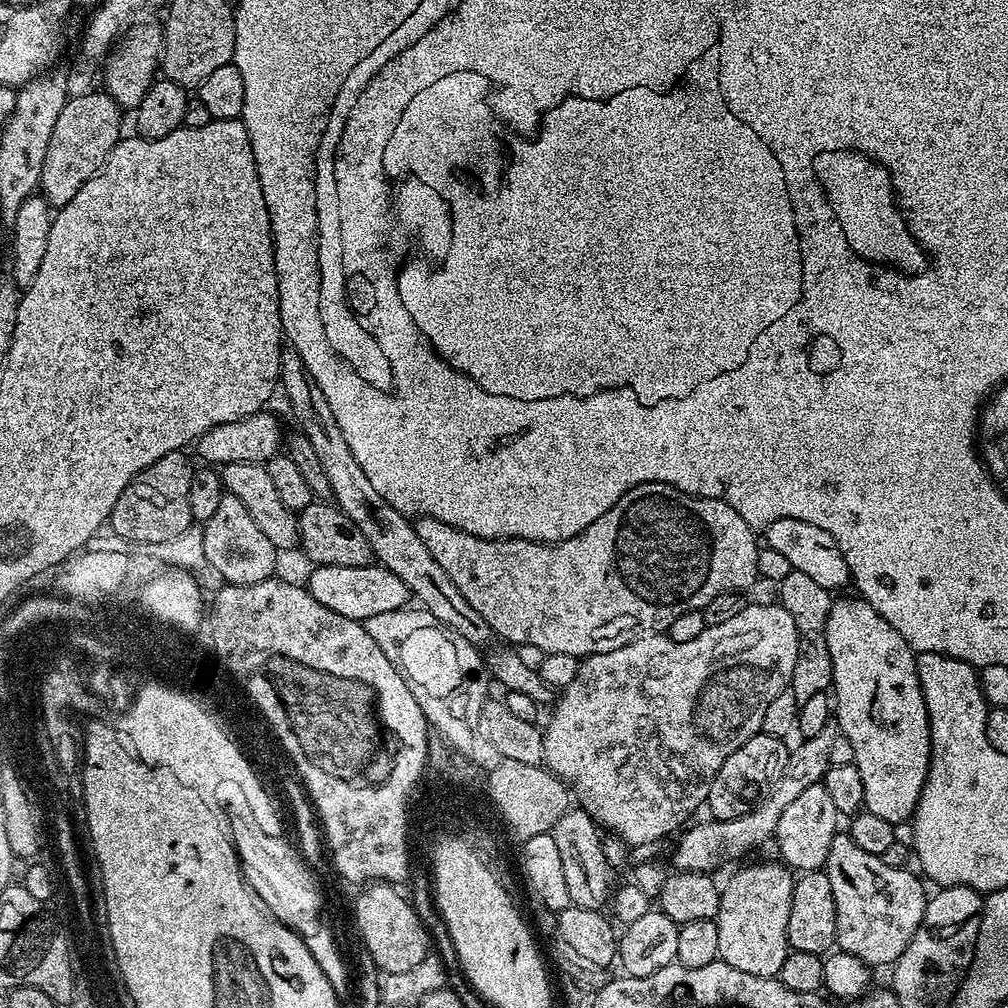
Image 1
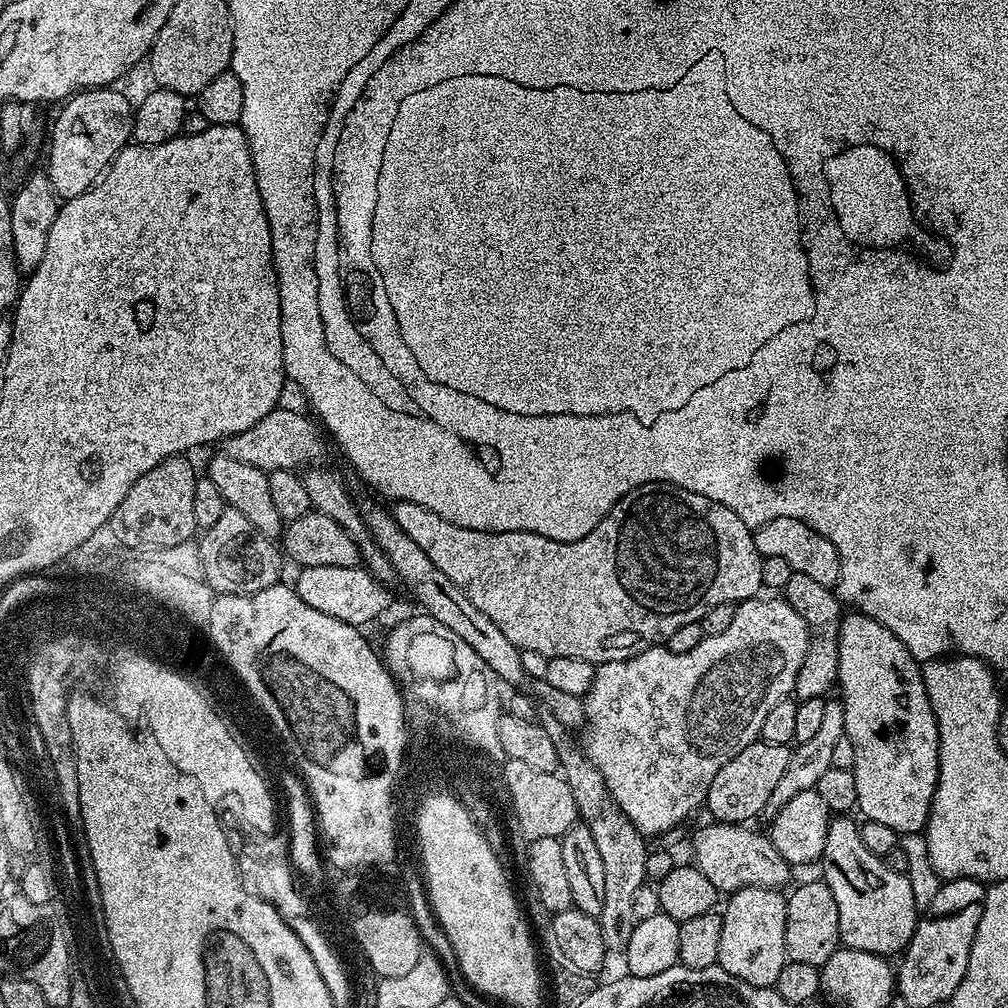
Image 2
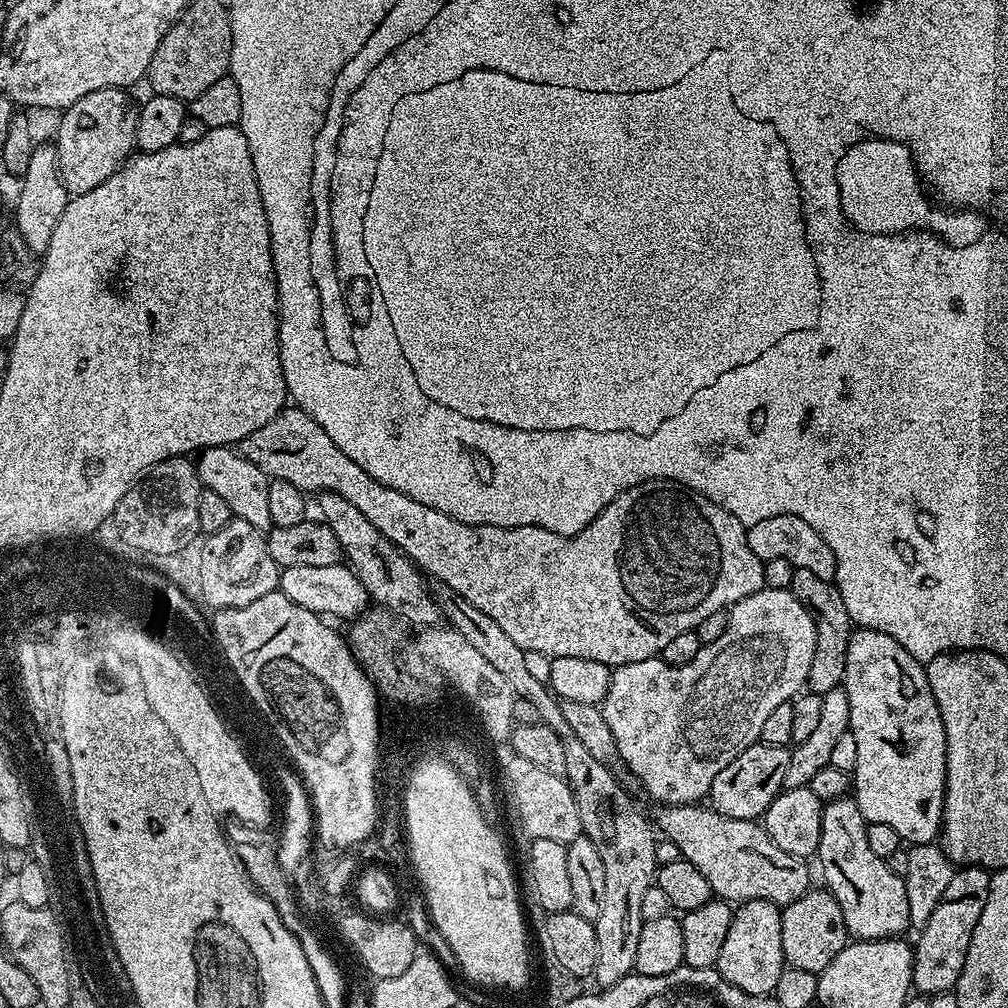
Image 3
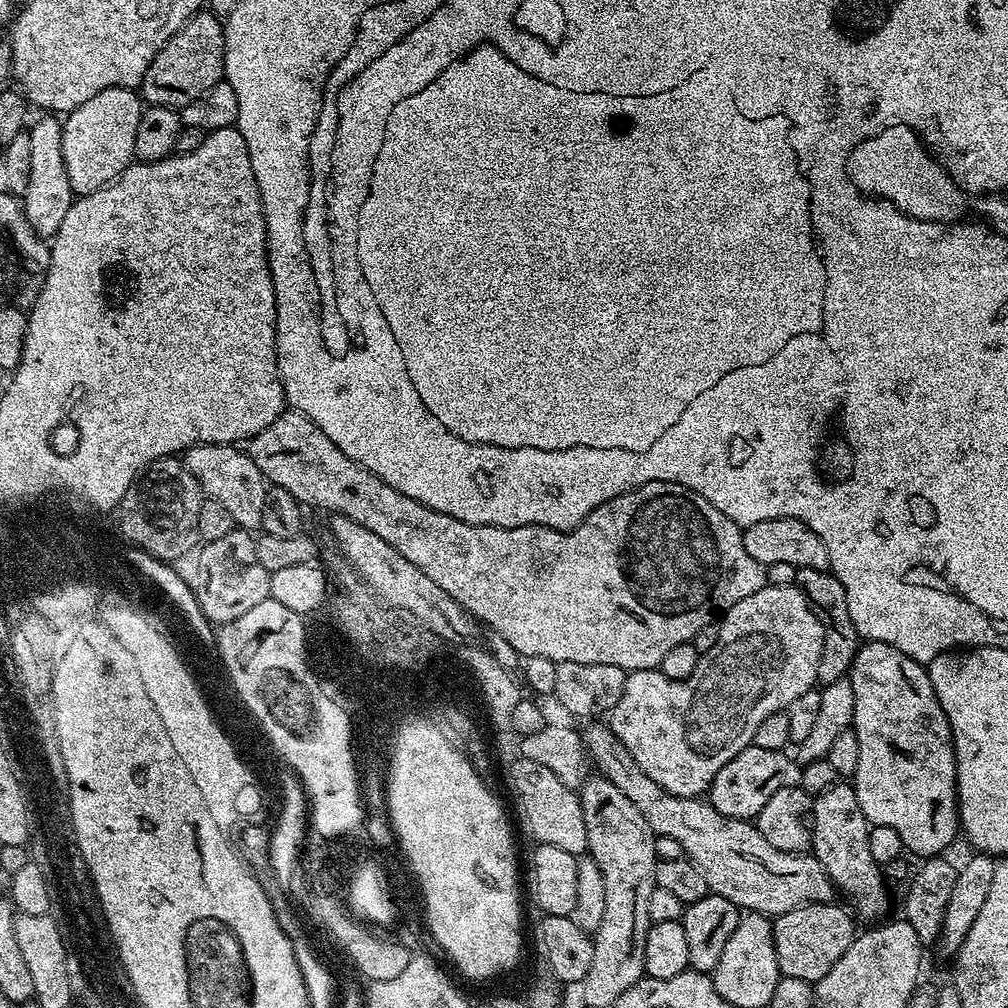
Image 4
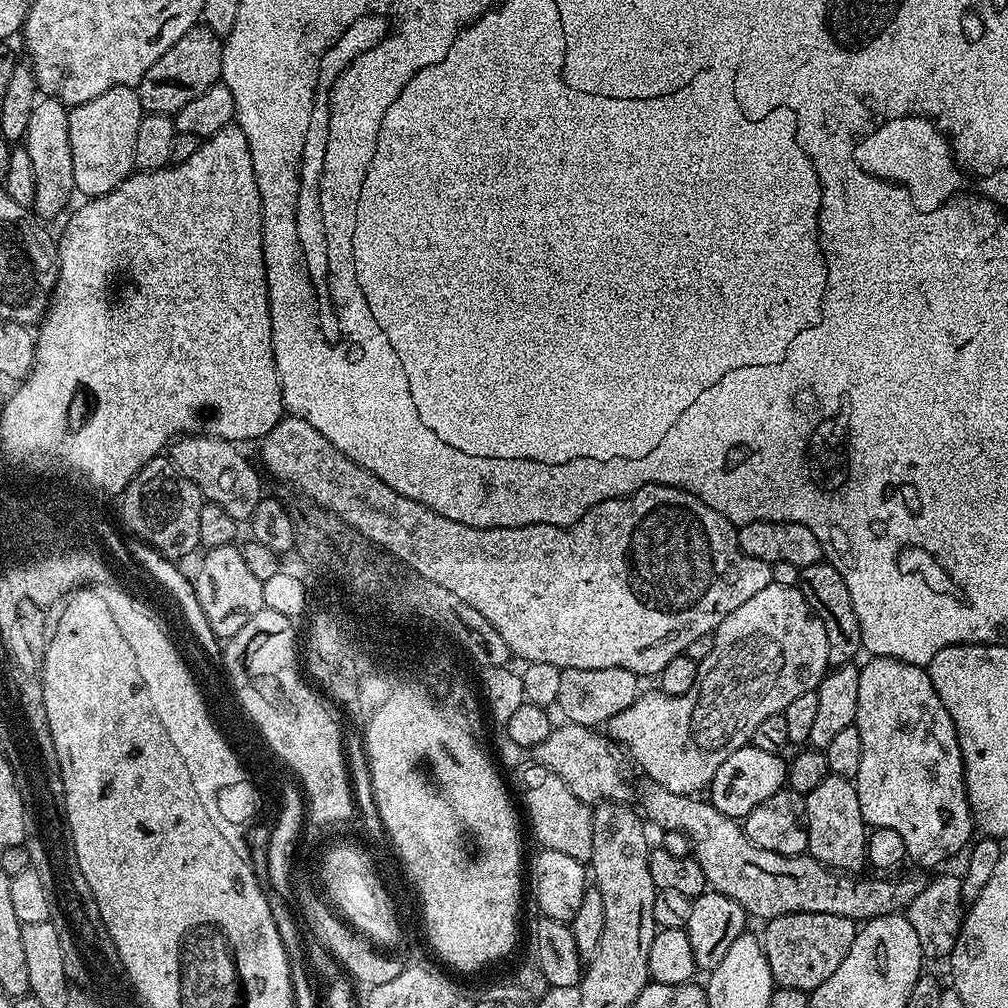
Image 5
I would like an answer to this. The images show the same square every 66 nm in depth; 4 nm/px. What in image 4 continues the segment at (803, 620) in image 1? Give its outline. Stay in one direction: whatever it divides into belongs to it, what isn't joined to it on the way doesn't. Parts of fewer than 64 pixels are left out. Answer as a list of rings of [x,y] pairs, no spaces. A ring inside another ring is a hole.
[[[797,568],[794,587],[806,598],[818,622],[822,622],[824,641],[822,658],[818,662],[819,683],[825,685],[847,677],[852,671],[852,663],[862,641],[854,630],[854,622],[850,619],[850,606],[846,606],[846,590],[842,590],[842,582],[838,582],[838,578],[833,576],[831,571]]]

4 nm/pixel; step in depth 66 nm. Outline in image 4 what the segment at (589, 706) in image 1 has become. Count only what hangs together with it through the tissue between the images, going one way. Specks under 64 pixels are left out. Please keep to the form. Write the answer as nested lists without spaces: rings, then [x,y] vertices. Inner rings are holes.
[[[768,584],[750,594],[750,598],[734,602],[734,606],[723,613],[718,627],[720,633],[714,646],[701,655],[698,666],[694,666],[694,674],[684,680],[671,680],[654,668],[629,672],[622,698],[610,713],[610,726],[622,746],[630,750],[638,766],[642,766],[662,790],[675,796],[703,797],[718,770],[752,744],[754,730],[758,730],[767,716],[787,709],[798,694],[813,691],[818,684],[818,662],[824,641],[822,622],[818,622],[796,587]]]

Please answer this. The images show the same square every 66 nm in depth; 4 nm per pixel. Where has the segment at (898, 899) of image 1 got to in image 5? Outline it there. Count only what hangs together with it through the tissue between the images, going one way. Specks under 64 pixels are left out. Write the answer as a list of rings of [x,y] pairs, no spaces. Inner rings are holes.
[[[829,774],[828,777],[826,777],[822,782],[818,782],[818,786],[814,786],[814,790],[810,790],[809,792],[806,793],[804,796],[804,813],[806,814],[806,822],[808,823],[808,850],[807,850],[807,855],[811,856],[812,858],[816,859],[818,863],[822,863],[828,866],[830,869],[835,869],[835,870],[843,870],[845,873],[855,873],[857,870],[860,869],[855,869],[855,868],[860,868],[860,867],[865,867],[866,864],[866,857],[868,855],[868,833],[869,829],[866,827],[864,823],[864,819],[862,818],[862,806],[858,806],[858,794],[856,793],[856,786],[855,783],[849,777],[846,776],[834,776]]]

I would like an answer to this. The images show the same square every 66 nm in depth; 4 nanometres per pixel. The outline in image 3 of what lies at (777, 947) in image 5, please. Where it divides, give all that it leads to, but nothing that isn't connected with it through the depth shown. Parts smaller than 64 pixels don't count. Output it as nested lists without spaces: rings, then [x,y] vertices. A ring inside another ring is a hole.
[[[827,890],[806,891],[796,901],[783,905],[782,918],[782,954],[787,967],[798,970],[810,970],[817,974],[826,970],[840,951],[850,943],[846,930],[846,918],[842,918],[842,906]]]

